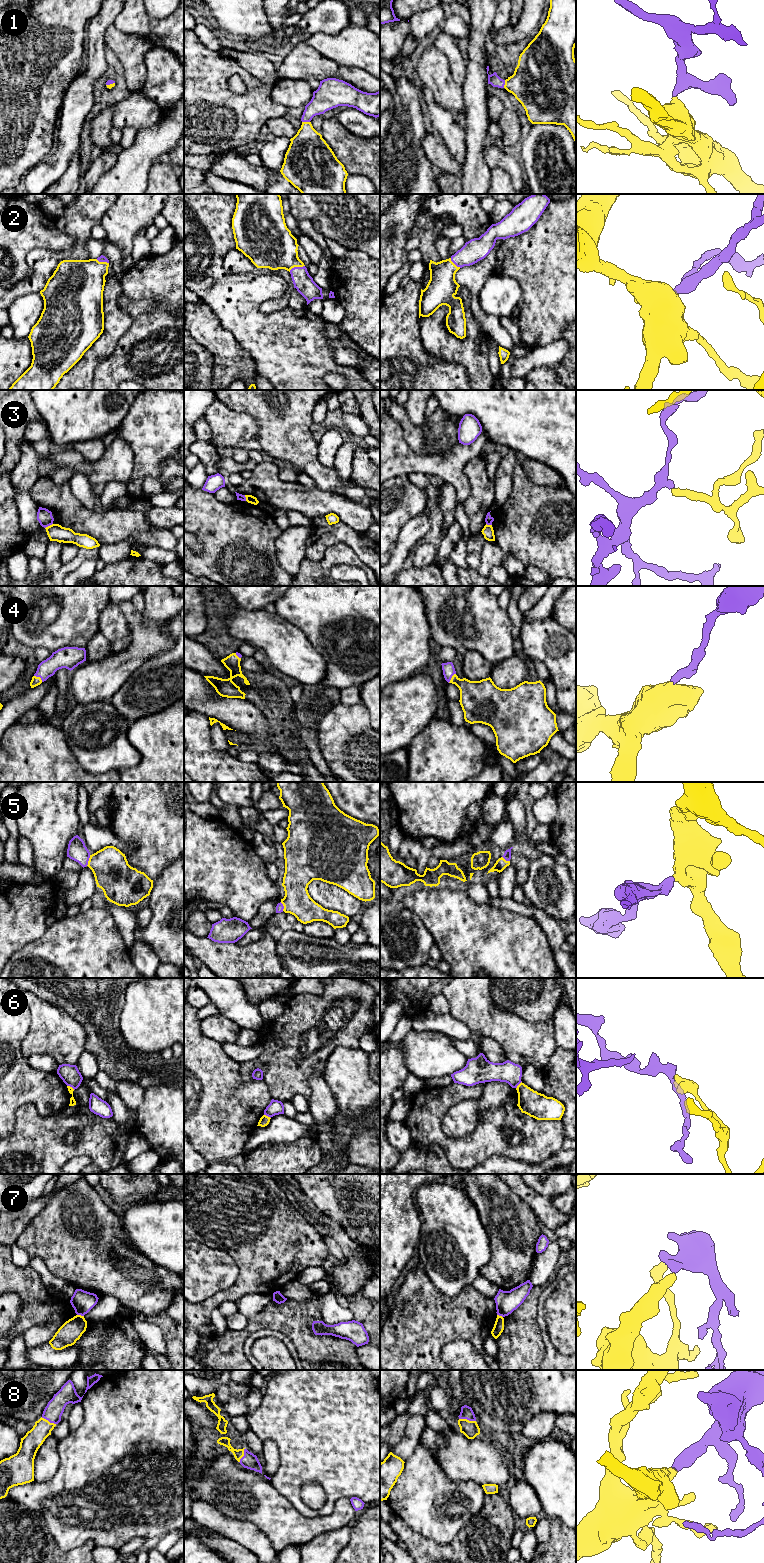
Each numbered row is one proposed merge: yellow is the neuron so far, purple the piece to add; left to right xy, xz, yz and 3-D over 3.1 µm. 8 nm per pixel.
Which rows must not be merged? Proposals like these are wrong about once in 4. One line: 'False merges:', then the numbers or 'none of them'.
False merges: 3, 6, 7

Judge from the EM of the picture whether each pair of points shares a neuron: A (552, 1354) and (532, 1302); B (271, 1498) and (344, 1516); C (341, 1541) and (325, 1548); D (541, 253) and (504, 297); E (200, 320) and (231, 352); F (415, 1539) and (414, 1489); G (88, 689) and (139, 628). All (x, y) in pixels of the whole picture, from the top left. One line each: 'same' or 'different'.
A: different
B: same
C: same
D: different
E: same
F: different
G: same

